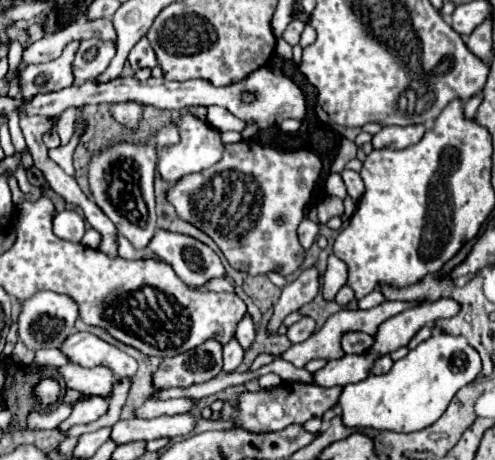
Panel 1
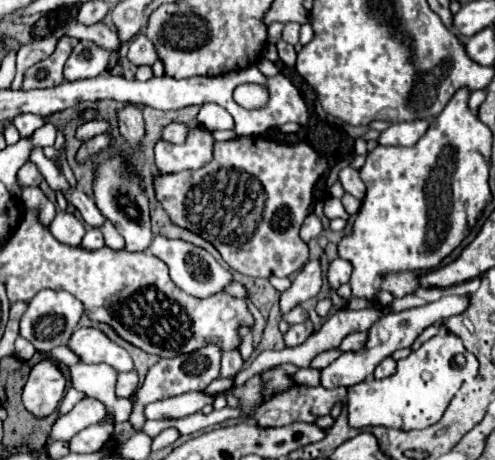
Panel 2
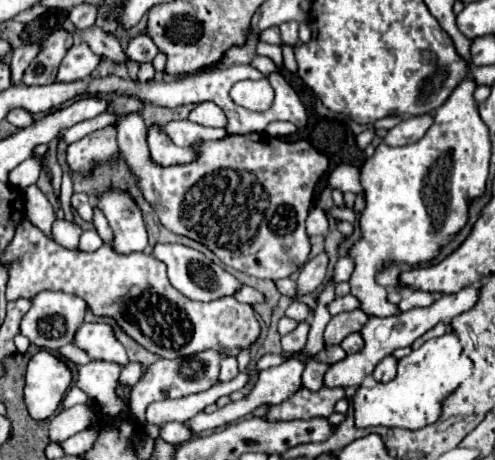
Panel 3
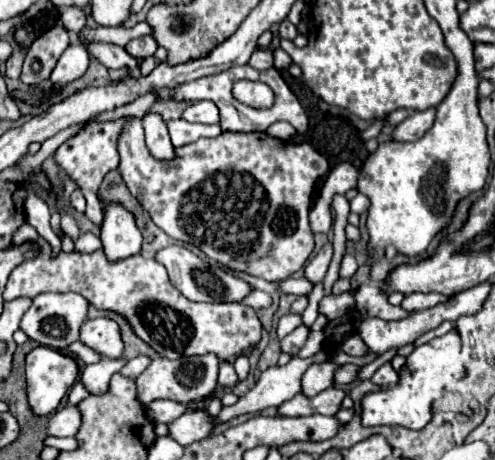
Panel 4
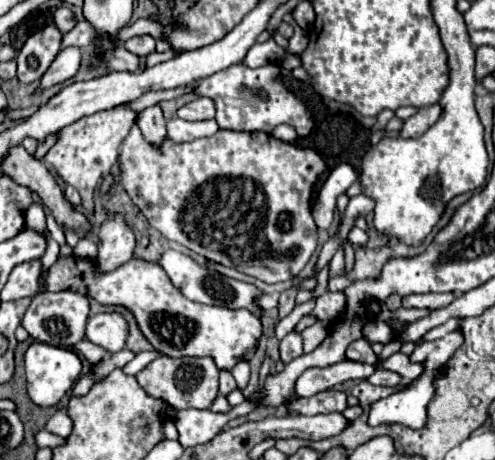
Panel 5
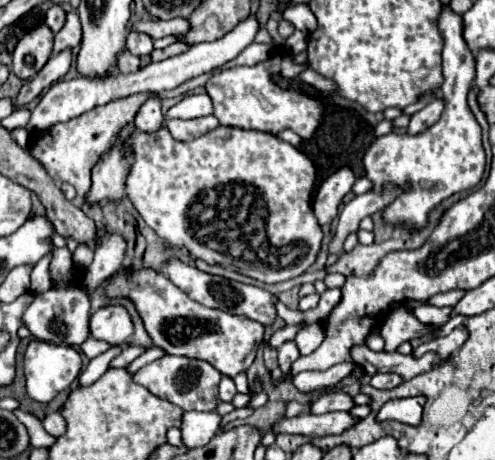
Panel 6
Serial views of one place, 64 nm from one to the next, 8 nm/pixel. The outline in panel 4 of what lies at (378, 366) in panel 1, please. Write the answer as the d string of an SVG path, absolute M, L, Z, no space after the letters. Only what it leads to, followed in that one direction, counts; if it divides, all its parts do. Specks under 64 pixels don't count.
M390 362L382 364L382 366L376 370L376 374L372 376L372 382L374 382L374 384L378 384L378 386L396 384L396 380L398 380L398 372L392 368L392 364L390 364Z

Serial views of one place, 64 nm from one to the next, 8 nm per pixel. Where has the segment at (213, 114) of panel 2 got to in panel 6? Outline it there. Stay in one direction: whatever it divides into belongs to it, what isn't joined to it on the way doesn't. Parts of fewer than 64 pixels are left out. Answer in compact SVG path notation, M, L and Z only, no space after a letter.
M206 92L202 94L188 94L180 104L172 106L166 114L166 118L200 118L200 116L208 116L212 114L212 100Z

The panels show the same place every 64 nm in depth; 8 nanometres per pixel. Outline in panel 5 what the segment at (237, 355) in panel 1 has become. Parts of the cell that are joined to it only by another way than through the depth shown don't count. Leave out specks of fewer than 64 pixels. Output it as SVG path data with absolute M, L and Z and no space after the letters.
M220 370L220 392L226 396L228 392L236 390L236 380L232 376L232 372L228 370Z

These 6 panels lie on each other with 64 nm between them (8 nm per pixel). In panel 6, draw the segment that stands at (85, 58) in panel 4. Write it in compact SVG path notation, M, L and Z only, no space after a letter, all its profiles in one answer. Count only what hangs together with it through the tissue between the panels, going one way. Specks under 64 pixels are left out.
M70 48L54 54L48 60L48 64L30 82L24 82L24 88L18 94L16 106L24 106L24 104L32 102L36 96L40 96L44 90L48 90L54 82L60 82L72 68L72 62L74 62L74 54Z

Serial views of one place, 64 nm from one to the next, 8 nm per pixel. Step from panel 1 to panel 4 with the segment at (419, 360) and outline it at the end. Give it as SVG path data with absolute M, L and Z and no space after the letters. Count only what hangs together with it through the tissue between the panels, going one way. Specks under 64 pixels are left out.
M450 330L446 336L434 338L418 348L406 358L406 364L398 372L400 380L394 386L382 388L378 392L368 392L360 400L362 406L362 426L404 426L410 430L422 430L432 420L432 402L442 396L446 384L458 382L466 376L466 368L460 360L460 336Z

